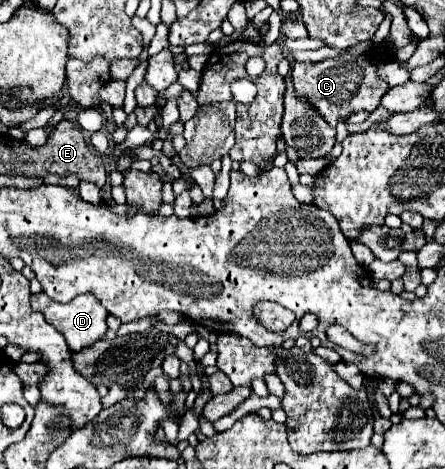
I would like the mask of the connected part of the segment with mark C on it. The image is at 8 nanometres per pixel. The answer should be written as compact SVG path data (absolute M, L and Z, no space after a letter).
M370 50L362 56L340 54L336 58L328 58L324 62L316 62L316 64L294 62L290 76L294 80L298 98L310 102L332 128L338 124L338 120L348 118L352 112L378 108L378 102L380 102L382 94L388 90L388 84L384 80L380 80L376 76L376 70L370 66L370 60L374 54L378 54L378 50Z

